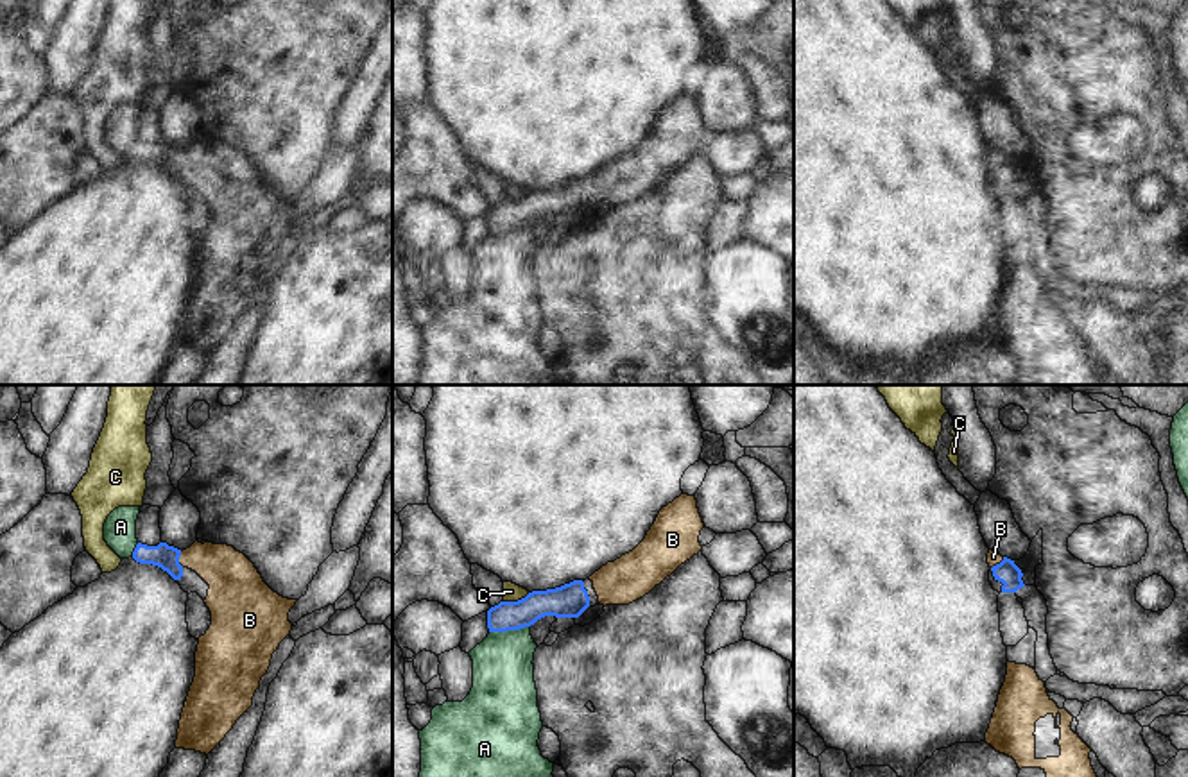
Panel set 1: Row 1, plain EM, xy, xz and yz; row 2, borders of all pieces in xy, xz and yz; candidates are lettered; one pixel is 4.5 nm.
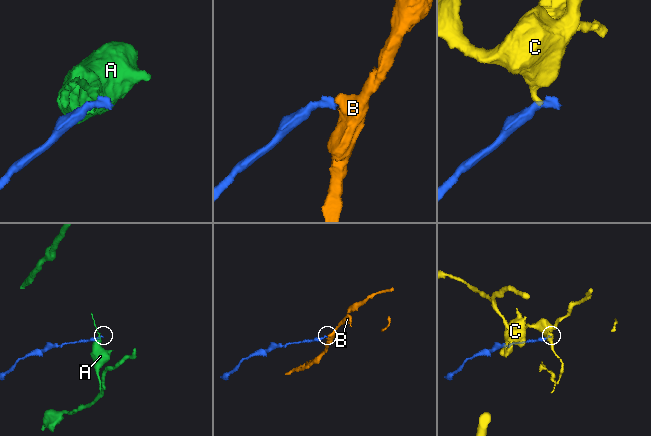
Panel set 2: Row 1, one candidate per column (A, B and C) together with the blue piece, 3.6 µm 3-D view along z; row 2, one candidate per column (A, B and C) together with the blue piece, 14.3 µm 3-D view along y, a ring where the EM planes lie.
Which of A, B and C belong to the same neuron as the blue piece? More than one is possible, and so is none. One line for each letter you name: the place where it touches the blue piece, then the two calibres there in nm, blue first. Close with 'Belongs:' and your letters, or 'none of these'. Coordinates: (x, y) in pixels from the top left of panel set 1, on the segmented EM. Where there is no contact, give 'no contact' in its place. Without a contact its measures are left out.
B: contact xy (178, 559); calibres 110 and 220 nm
Belongs: B

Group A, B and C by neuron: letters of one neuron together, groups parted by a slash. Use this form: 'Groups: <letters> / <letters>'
Groups: A / B / C

